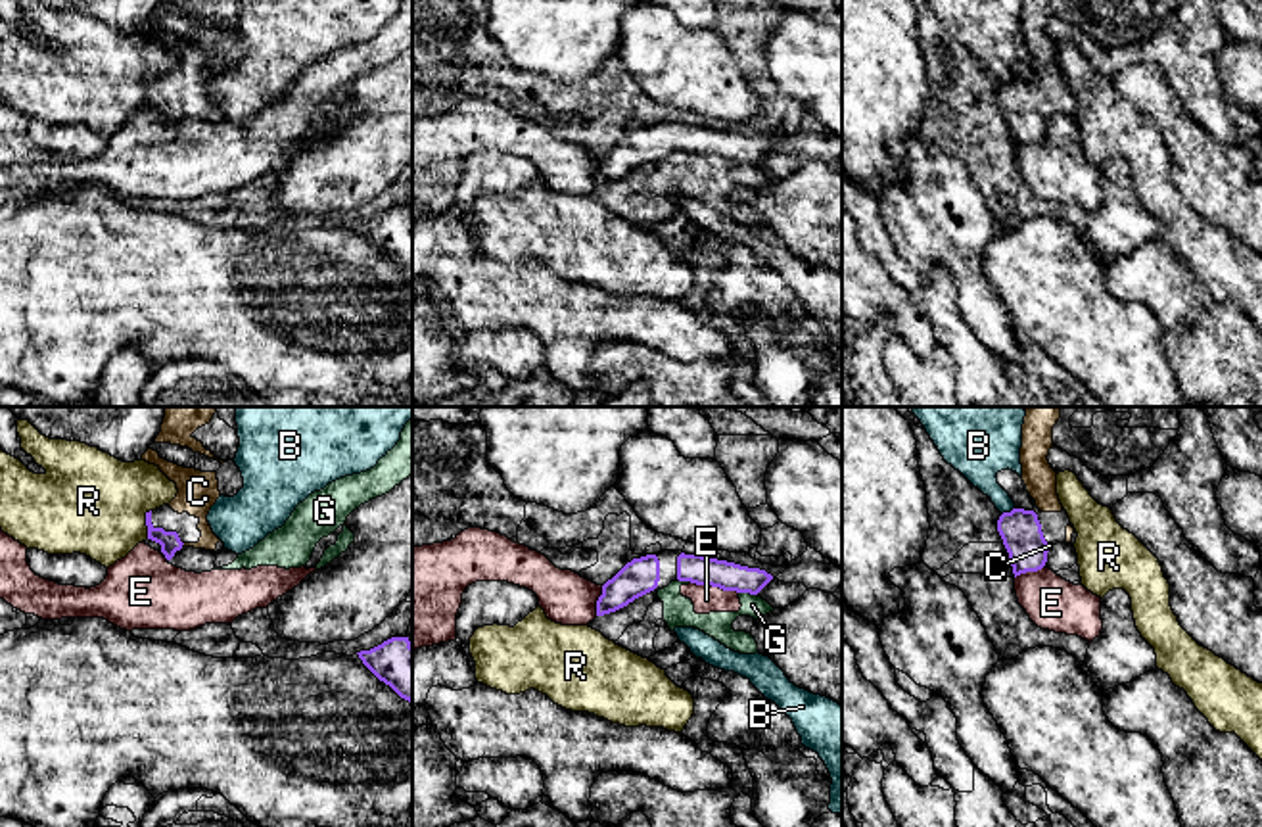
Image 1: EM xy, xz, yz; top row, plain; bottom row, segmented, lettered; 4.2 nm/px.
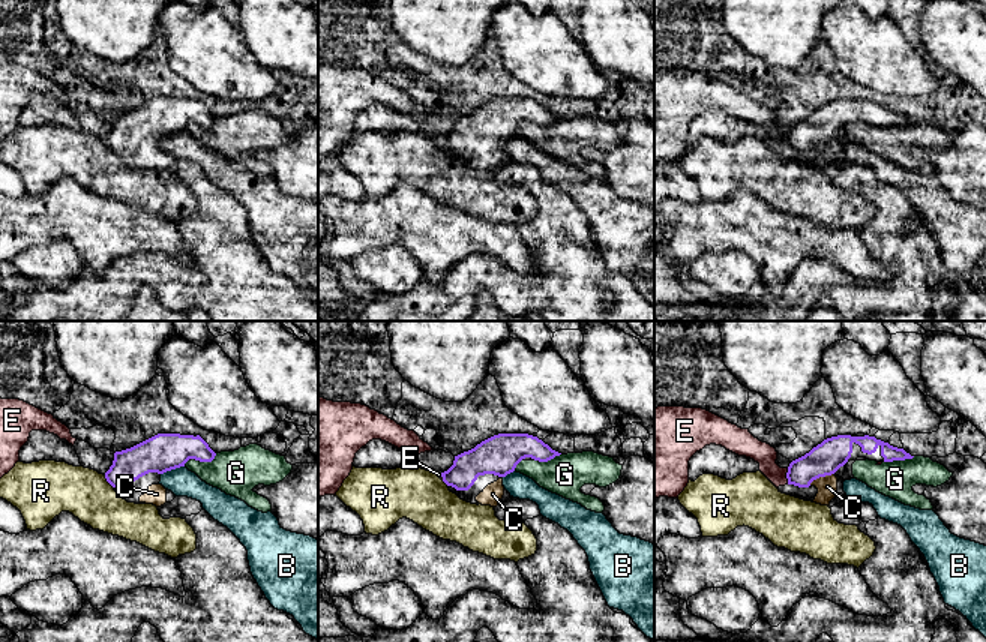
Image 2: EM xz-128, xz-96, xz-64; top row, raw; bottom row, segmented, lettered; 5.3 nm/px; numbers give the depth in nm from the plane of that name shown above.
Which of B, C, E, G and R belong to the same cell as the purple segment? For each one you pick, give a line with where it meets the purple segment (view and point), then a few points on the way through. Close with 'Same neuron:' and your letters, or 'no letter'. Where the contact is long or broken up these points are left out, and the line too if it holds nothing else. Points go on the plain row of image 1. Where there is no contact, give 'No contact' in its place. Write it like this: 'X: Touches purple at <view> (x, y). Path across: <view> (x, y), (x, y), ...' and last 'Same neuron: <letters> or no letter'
C: Touches purple at yz (1046, 118). Path across: yz (1021, 100), (1046, 118), (1050, 116)
Same neuron: C

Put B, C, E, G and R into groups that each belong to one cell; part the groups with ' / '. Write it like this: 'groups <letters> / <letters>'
groups B / C / E G / R

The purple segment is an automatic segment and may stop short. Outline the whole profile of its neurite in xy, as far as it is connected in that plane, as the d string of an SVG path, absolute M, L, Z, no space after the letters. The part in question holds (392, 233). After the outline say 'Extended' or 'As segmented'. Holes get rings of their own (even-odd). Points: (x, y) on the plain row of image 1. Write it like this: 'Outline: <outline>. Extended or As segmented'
Outline: M391 207L357 224L380 251L412 276L412 215L409 207Z. As segmented

